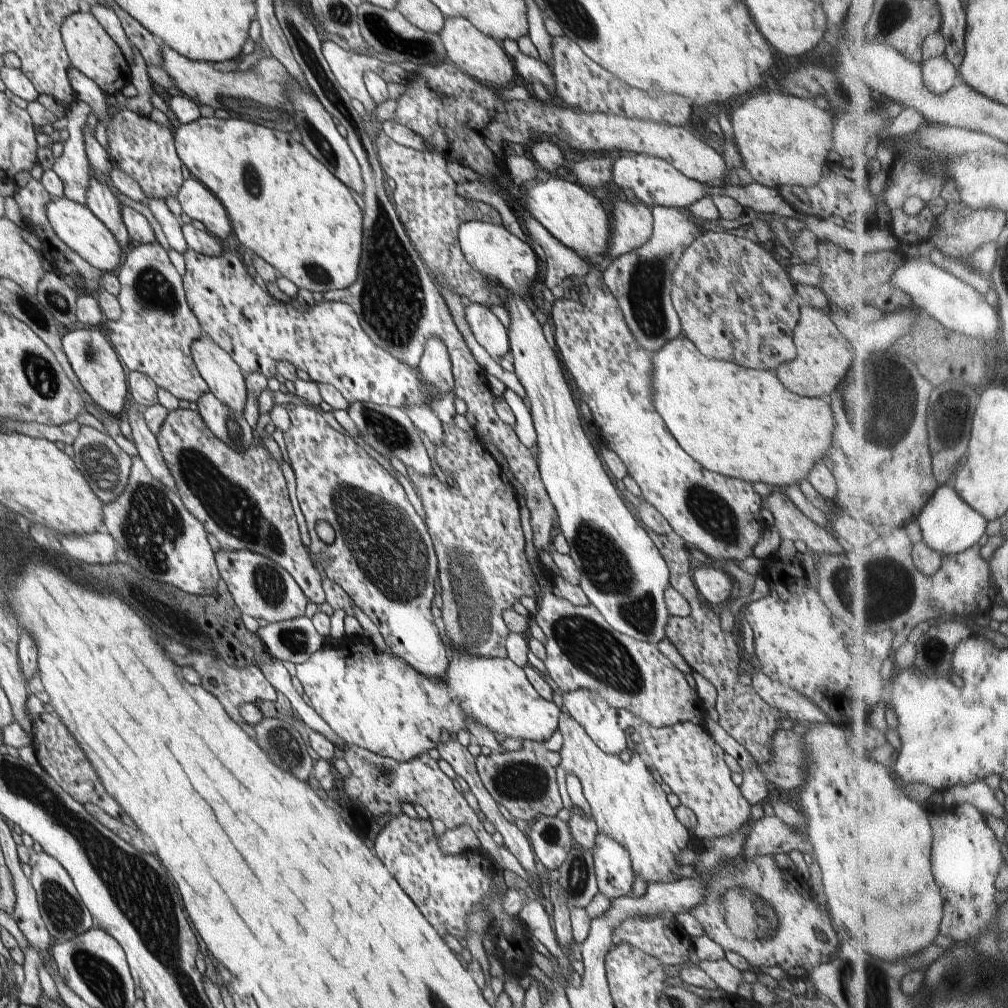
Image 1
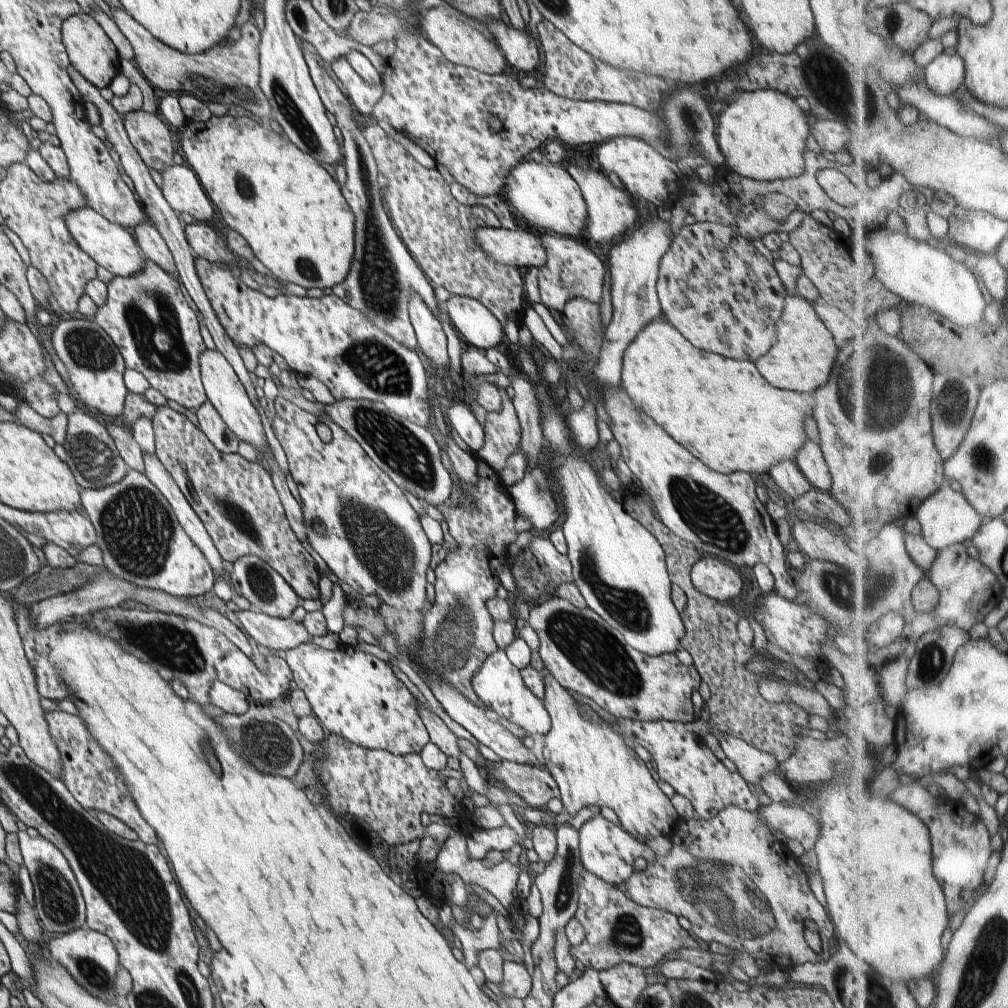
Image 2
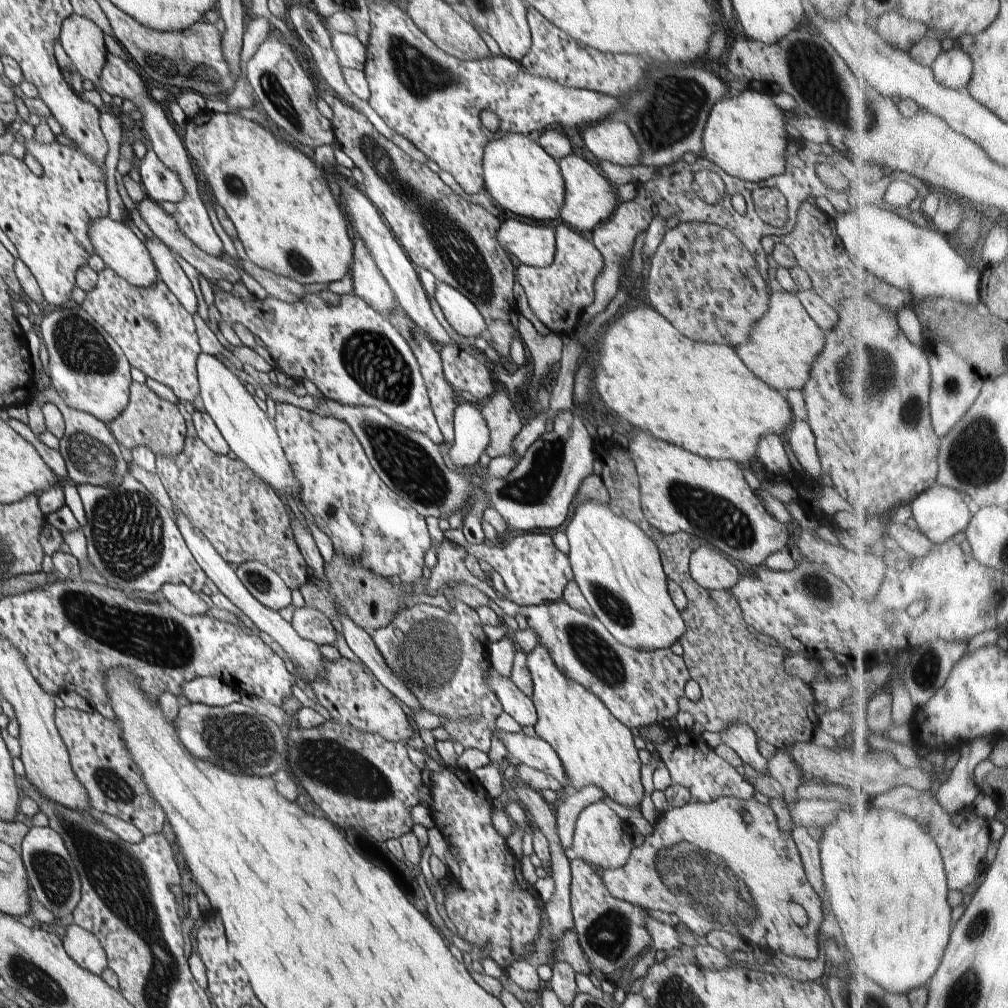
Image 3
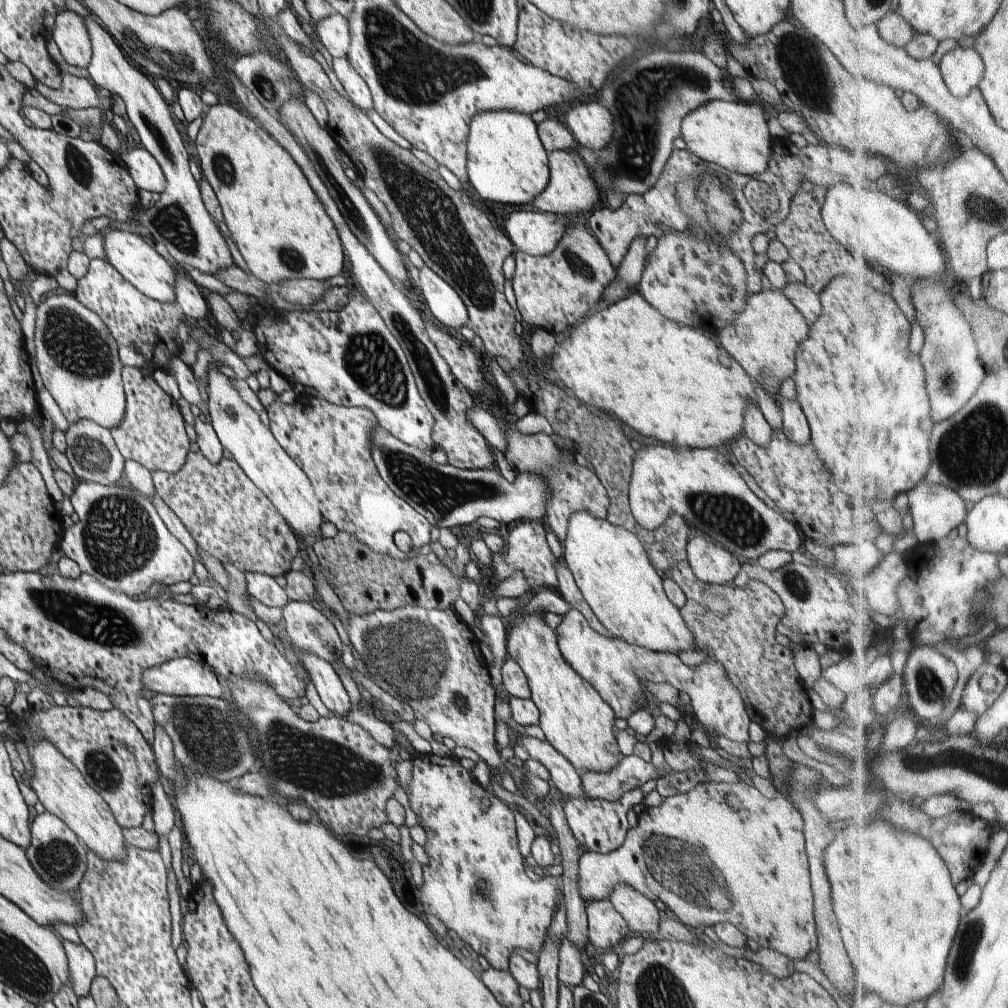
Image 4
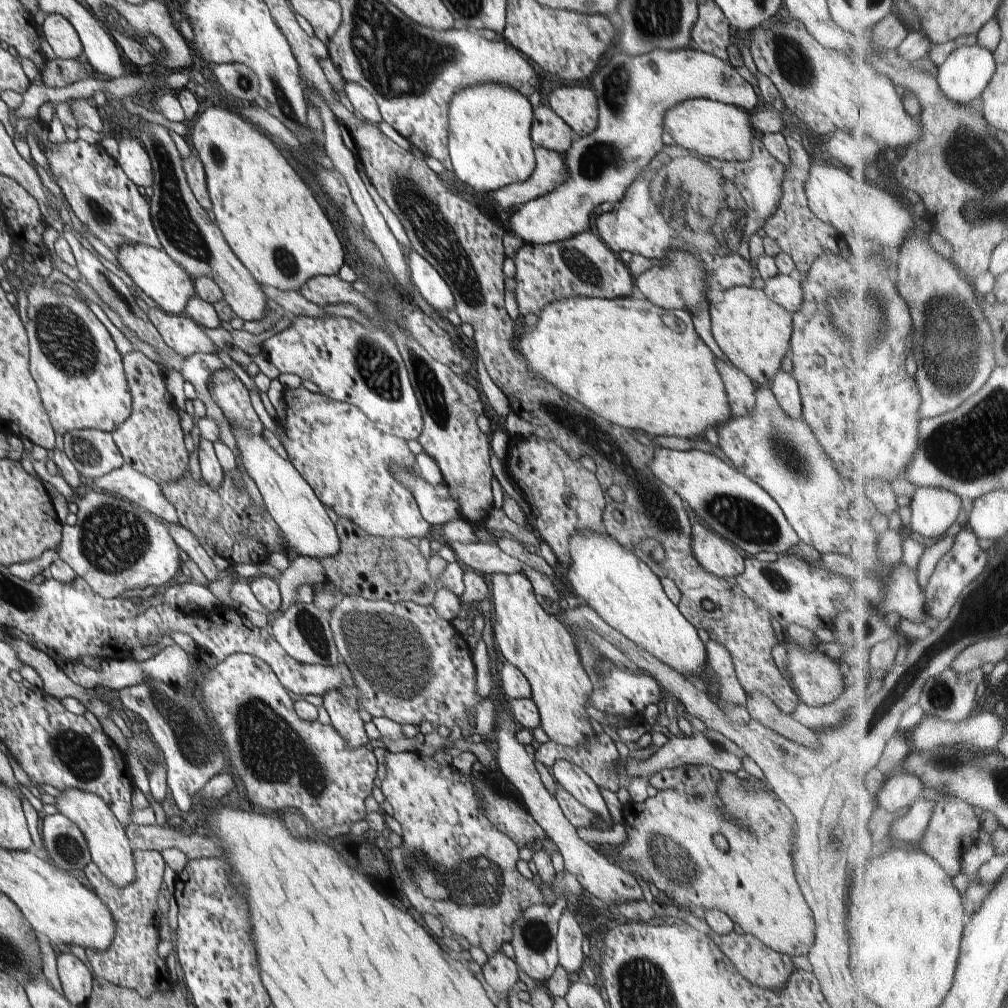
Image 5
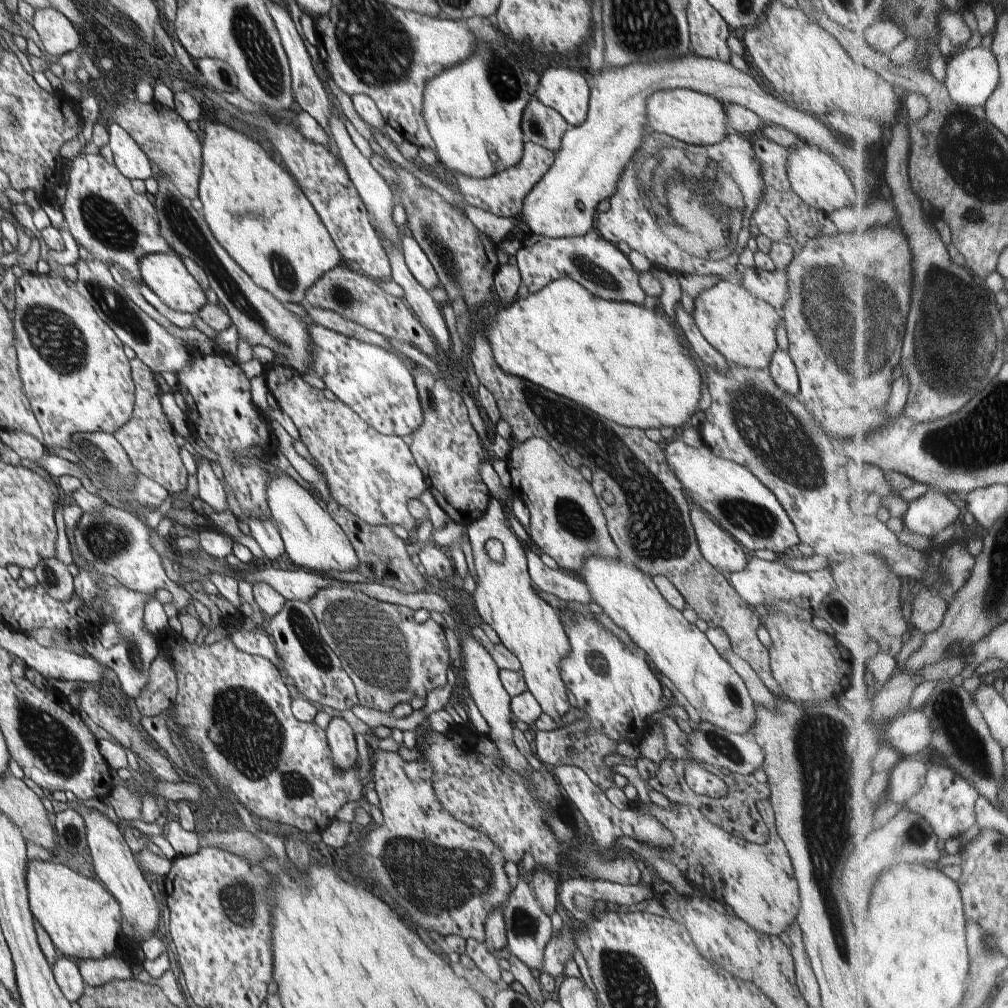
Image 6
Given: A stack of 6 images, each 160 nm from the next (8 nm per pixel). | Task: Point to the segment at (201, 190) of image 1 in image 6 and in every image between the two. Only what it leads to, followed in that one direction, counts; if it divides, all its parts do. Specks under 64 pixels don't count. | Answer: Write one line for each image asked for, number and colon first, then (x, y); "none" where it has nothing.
2: (181, 189)
3: (159, 182)
4: (144, 169)
5: (132, 156)
6: (130, 159)

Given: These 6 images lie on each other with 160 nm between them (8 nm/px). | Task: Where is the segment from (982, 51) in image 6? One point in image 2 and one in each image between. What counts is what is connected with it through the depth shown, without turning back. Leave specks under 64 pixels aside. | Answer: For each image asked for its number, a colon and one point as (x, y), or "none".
2: (948, 74)
3: (956, 68)
4: (964, 68)
5: (969, 71)

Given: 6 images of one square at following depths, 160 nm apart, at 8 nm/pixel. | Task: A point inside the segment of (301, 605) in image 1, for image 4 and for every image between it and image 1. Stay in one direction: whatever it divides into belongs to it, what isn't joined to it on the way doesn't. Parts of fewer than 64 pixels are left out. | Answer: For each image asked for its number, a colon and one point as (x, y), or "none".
2: (268, 592)
3: (261, 581)
4: (260, 586)

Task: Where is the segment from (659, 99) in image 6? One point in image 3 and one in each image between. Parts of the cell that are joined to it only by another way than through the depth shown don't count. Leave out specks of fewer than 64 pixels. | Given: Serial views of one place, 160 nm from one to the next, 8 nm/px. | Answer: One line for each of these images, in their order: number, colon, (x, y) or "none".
3: (745, 135)
4: (733, 135)
5: (710, 129)

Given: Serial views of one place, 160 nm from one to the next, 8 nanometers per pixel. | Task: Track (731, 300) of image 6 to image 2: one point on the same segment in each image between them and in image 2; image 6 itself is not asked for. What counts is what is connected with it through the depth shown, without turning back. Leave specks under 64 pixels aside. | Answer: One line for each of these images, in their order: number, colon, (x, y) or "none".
2: (801, 359)
3: (784, 343)
4: (764, 337)
5: (753, 331)

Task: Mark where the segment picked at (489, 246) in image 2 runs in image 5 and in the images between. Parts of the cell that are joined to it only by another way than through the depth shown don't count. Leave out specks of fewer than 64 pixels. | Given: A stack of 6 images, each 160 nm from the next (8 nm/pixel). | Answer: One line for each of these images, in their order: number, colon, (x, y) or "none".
3: (533, 244)
4: (536, 233)
5: (634, 93)

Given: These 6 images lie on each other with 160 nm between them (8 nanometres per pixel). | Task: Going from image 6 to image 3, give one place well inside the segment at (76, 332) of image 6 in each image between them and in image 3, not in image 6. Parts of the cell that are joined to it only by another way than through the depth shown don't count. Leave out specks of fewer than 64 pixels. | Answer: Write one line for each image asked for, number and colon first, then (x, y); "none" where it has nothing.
3: (91, 373)
4: (77, 358)
5: (79, 373)

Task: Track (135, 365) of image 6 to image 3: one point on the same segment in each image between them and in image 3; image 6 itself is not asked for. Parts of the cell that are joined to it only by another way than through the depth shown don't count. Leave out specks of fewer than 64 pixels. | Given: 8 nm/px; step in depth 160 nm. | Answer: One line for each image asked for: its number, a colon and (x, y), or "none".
3: (148, 420)
4: (152, 433)
5: (151, 440)

